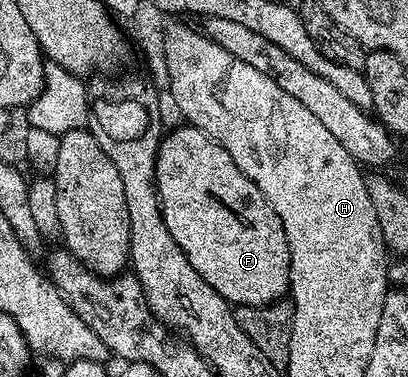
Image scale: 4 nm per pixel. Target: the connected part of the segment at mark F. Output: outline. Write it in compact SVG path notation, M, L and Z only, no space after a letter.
M189 125L181 126L176 128L171 135L170 132L163 134L162 143L158 146L158 156L154 162L154 185L158 188L162 220L168 233L184 253L188 265L192 265L192 269L196 269L196 273L200 273L200 277L204 277L204 281L208 281L208 285L212 285L212 289L216 289L216 293L220 293L220 297L224 297L231 305L259 307L278 302L290 289L290 246L286 244L284 225L280 221L280 217L276 217L276 209L272 209L272 205L268 205L264 193L260 193L260 189L256 189L254 182L238 168L236 161L232 161L232 157L228 157L228 149L221 147L216 140L209 139L200 129Z

